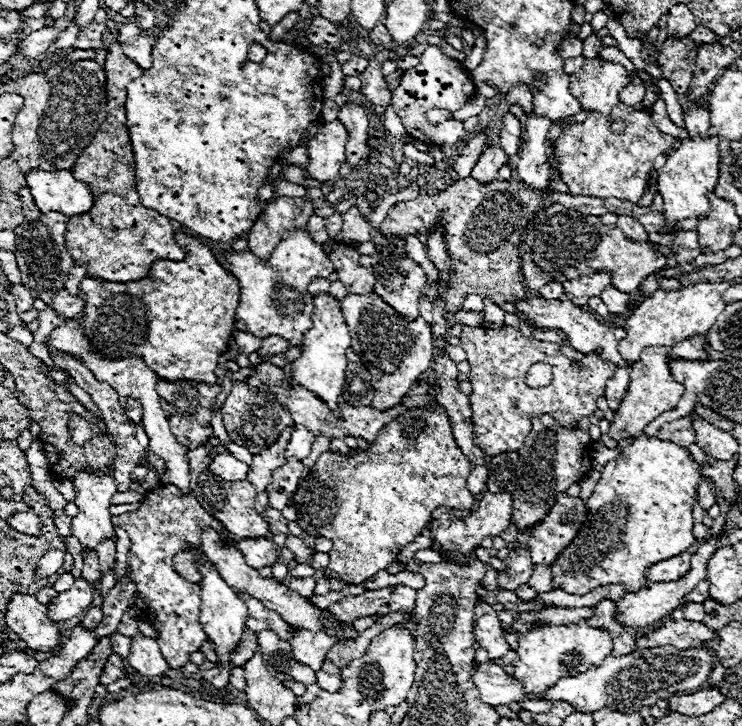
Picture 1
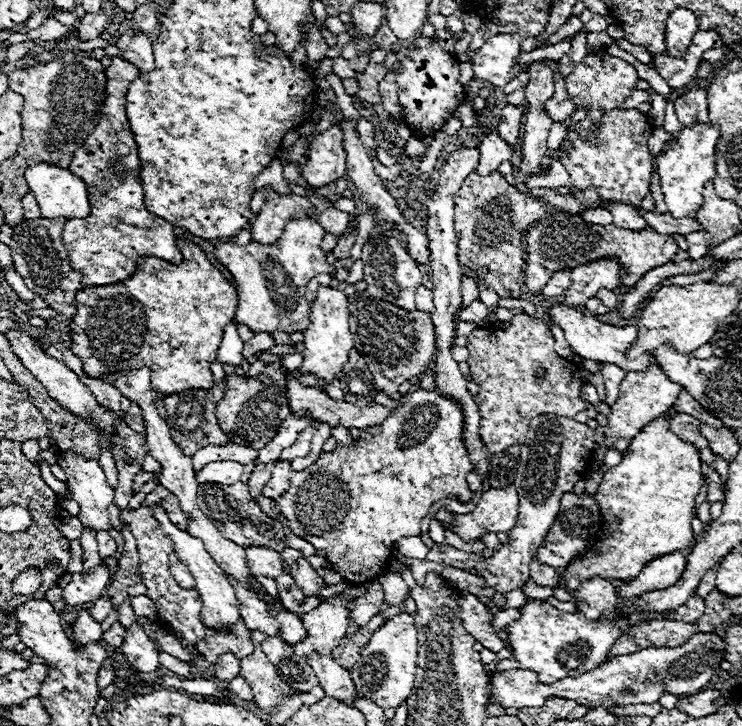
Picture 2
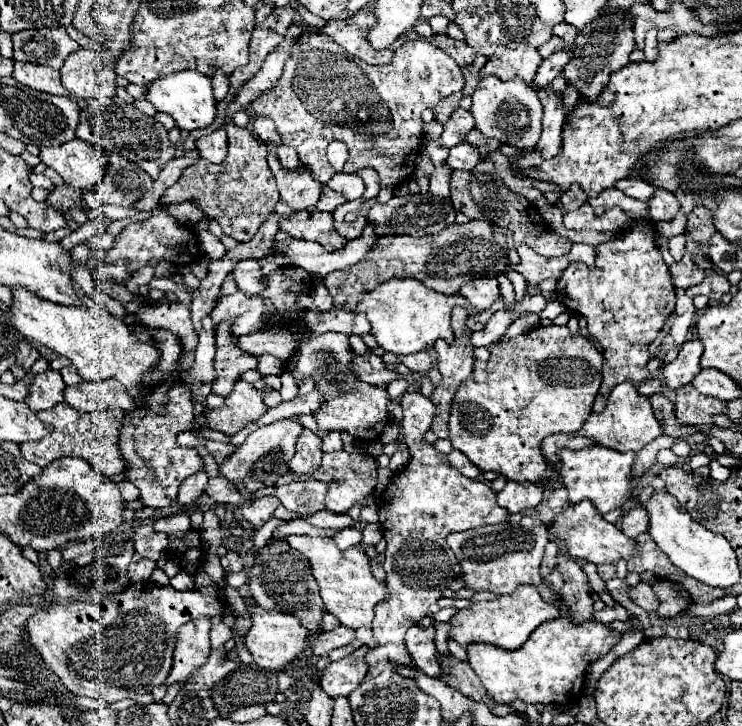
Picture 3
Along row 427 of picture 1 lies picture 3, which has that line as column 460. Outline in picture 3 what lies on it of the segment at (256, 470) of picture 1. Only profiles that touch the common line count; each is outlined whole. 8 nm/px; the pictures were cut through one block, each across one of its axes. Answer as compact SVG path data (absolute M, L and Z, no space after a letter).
M496 278L470 280L470 282L466 282L466 284L460 288L460 294L462 294L478 312L490 310L492 304L502 296Z

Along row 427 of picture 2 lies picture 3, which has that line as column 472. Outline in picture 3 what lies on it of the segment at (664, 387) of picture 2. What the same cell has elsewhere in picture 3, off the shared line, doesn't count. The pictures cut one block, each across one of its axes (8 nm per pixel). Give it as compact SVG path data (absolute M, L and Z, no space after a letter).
M522 586L510 596L500 596L492 602L476 602L468 610L454 614L450 620L450 640L458 642L460 646L490 644L504 650L518 650L542 622L558 616L558 608L550 602L544 602L536 588Z

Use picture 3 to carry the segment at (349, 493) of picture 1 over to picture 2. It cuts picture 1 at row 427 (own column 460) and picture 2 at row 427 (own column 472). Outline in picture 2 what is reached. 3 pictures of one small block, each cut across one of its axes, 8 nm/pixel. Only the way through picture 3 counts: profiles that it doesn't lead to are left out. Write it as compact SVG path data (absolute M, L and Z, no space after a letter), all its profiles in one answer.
M412 386L404 396L400 396L400 406L394 408L394 412L392 412L382 424L378 424L376 428L362 430L362 432L360 432L360 438L358 438L352 446L346 446L346 444L338 442L338 446L336 446L334 452L320 454L320 458L318 458L312 466L300 470L300 472L292 472L292 476L290 476L290 488L288 488L288 492L284 492L284 496L280 496L280 498L276 500L276 508L278 508L278 512L288 520L288 528L290 528L296 536L304 538L304 540L310 542L314 548L320 548L320 550L326 552L330 566L332 566L334 570L338 570L344 580L348 580L348 582L352 582L352 584L372 582L372 580L376 580L376 578L388 568L388 562L392 560L392 556L390 556L390 554L392 554L392 544L394 544L396 540L400 540L402 536L418 536L418 534L420 534L420 522L422 522L422 518L426 516L426 512L430 510L430 506L432 506L434 502L438 502L438 500L442 500L442 498L454 498L454 496L458 496L462 502L472 500L474 494L470 492L470 488L468 488L468 484L466 484L466 474L468 474L474 466L472 466L472 460L470 460L468 450L466 450L466 446L464 446L462 428L464 428L464 412L462 412L462 406L460 406L456 400L452 400L450 396L440 394L438 390L424 390L424 388L420 388L420 386Z

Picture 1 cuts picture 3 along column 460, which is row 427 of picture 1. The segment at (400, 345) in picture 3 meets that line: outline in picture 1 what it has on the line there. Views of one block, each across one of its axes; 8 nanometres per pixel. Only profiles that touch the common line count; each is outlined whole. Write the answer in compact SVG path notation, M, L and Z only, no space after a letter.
M296 426L296 430L292 432L292 438L288 442L288 448L286 448L286 458L306 458L310 454L310 446L314 442L314 434L308 430L308 428L302 428L302 426Z

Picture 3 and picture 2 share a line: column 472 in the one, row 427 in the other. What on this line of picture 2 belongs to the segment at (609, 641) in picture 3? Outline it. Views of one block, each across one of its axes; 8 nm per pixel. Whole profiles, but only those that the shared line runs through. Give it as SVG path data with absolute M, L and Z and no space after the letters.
M670 412L644 426L644 432L632 440L620 464L606 470L594 498L602 508L604 536L582 560L574 560L562 570L568 588L576 590L580 582L602 576L632 580L654 558L690 548L694 532L690 528L694 496L702 484L700 452L670 430Z

